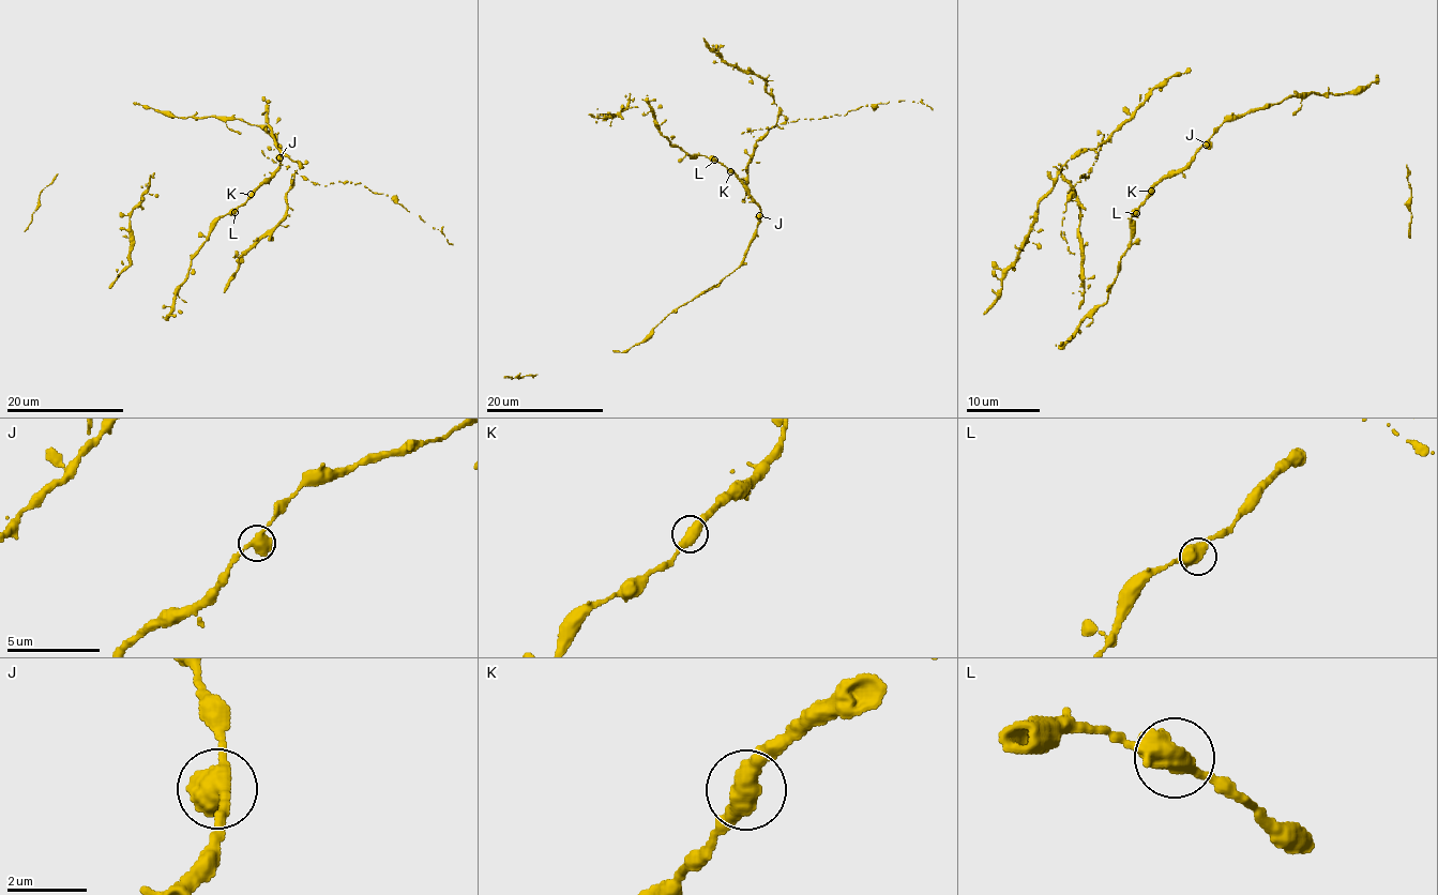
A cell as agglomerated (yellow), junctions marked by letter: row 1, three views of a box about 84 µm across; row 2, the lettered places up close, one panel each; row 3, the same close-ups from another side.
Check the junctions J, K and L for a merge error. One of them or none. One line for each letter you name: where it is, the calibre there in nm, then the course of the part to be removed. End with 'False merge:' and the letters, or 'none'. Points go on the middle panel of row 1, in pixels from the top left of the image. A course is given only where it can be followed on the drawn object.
False merge: none

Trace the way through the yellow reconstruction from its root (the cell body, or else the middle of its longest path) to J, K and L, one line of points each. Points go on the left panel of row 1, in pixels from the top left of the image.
J: (277, 141), (281, 157)
K: (277, 141), (281, 166), (251, 194)
L: (277, 141), (281, 166), (235, 212)

